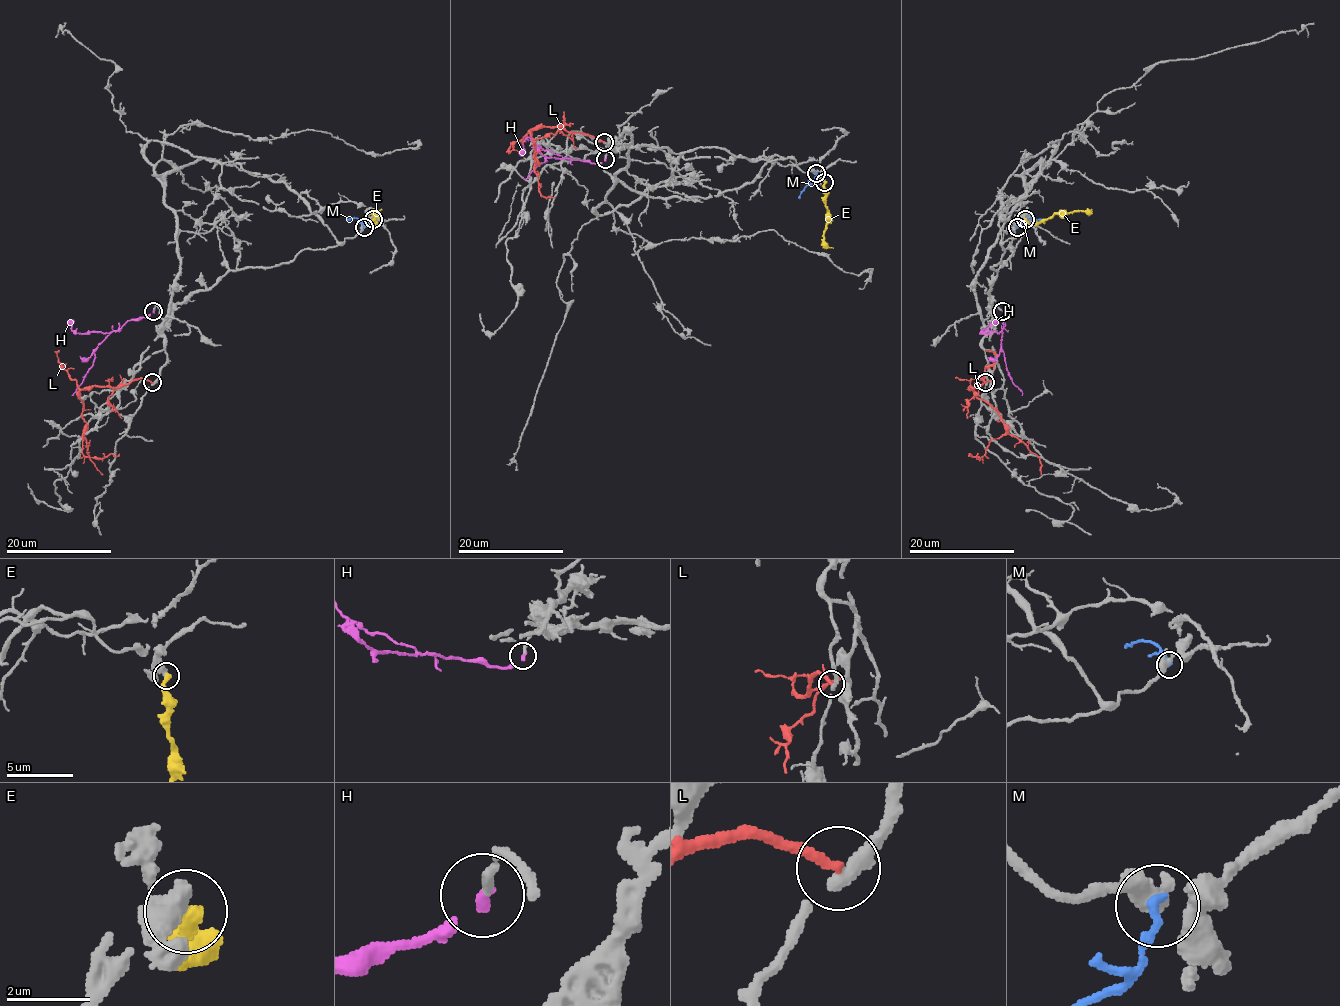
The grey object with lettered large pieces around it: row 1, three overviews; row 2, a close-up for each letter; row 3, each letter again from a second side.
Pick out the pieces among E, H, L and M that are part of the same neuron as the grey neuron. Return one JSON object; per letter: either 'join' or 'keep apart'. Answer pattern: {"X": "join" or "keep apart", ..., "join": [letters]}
{"E": "keep apart", "H": "join", "L": "keep apart", "M": "keep apart", "join": ["H"]}

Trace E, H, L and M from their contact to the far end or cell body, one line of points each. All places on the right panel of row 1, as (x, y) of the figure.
E: (1026, 218), (1030, 224), (1036, 224), (1044, 222), (1056, 213), (1091, 209)
H: (1002, 310), (1007, 316), (1003, 320), (1001, 346), (1006, 367), (1022, 395)
L: (985, 383), (980, 379), (970, 387), (997, 410), (1005, 433), (990, 441), (982, 457), (970, 454)
M: (1016, 227), (1028, 218), (1041, 221)

